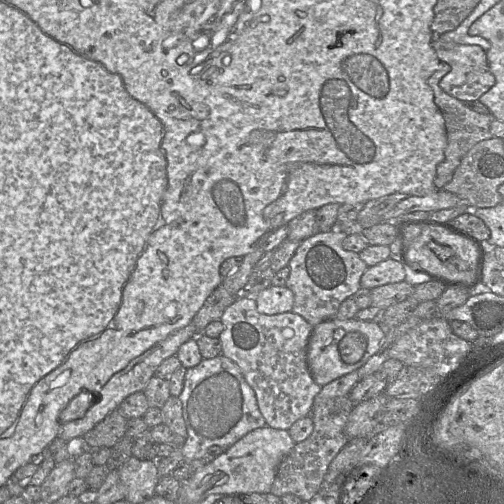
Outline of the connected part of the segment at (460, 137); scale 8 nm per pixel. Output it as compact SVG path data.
M440 61L438 68L429 77L428 85L432 89L434 94L434 101L441 111L447 134L447 146L445 149L445 158L439 163L436 170L436 176L434 179L434 185L436 189L443 189L443 187L452 179L456 168L459 166L462 158L467 152L478 142L489 139L492 136L489 127L490 123L495 119L490 114L480 114L470 109L466 103L457 98L447 94L443 91L439 85L440 80L444 77L451 67L447 63Z

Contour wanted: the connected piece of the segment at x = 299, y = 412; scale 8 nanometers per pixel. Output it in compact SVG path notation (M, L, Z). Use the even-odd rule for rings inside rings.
M245 295L238 296L238 299L225 309L220 320L224 325L224 329L218 338L221 342L222 347L221 354L234 361L242 370L247 383L255 392L258 407L266 421L267 426L276 429L288 430L297 420L310 415L313 408L314 398L321 389L321 386L319 386L314 381L307 364L307 348L312 334L313 326L311 326L310 323L307 322L302 316L295 314L293 311L275 315L266 315L259 313L257 310L255 297Z

